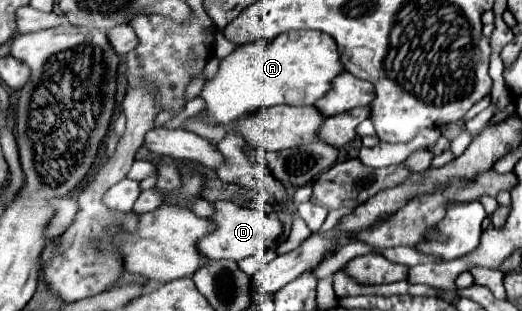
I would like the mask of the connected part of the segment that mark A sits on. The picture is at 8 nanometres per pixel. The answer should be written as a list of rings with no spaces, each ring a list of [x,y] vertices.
[[[289,31],[275,37],[269,47],[261,47],[259,41],[237,47],[221,61],[217,75],[205,83],[201,97],[205,99],[205,109],[219,125],[233,125],[235,121],[253,115],[255,111],[275,105],[313,105],[331,89],[331,81],[343,71],[345,65],[339,61],[337,43],[331,35],[323,31]]]

